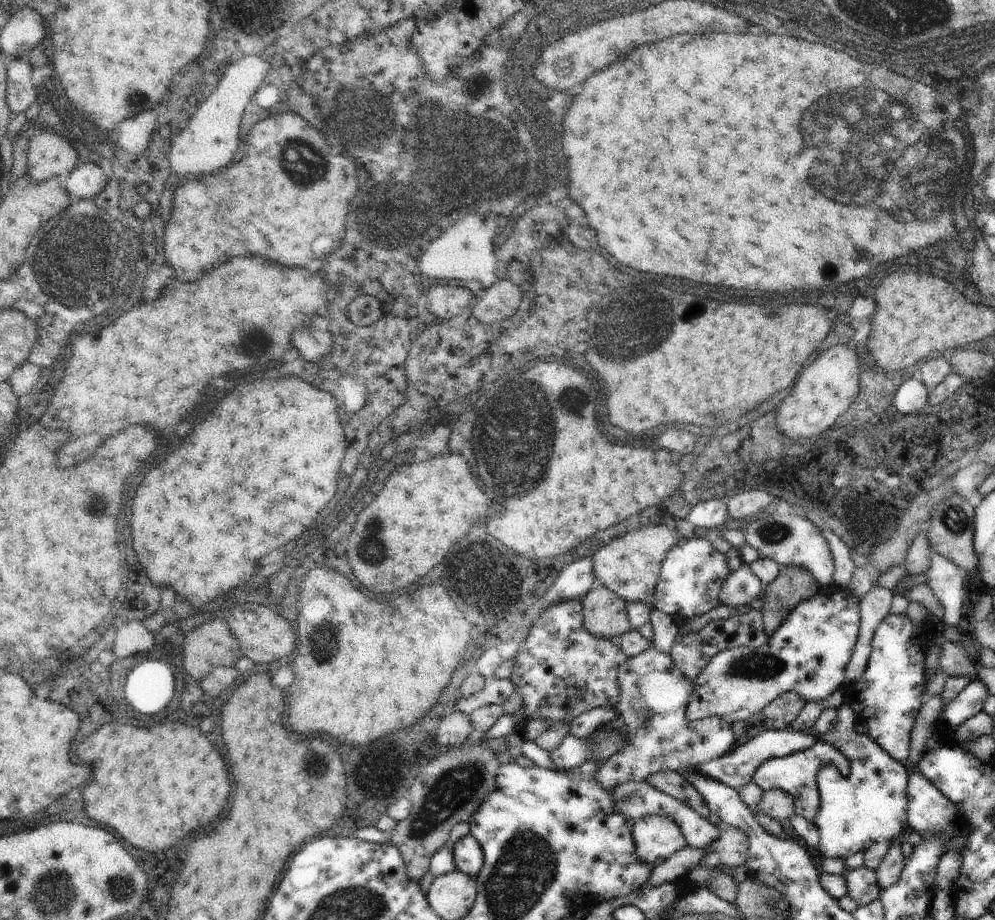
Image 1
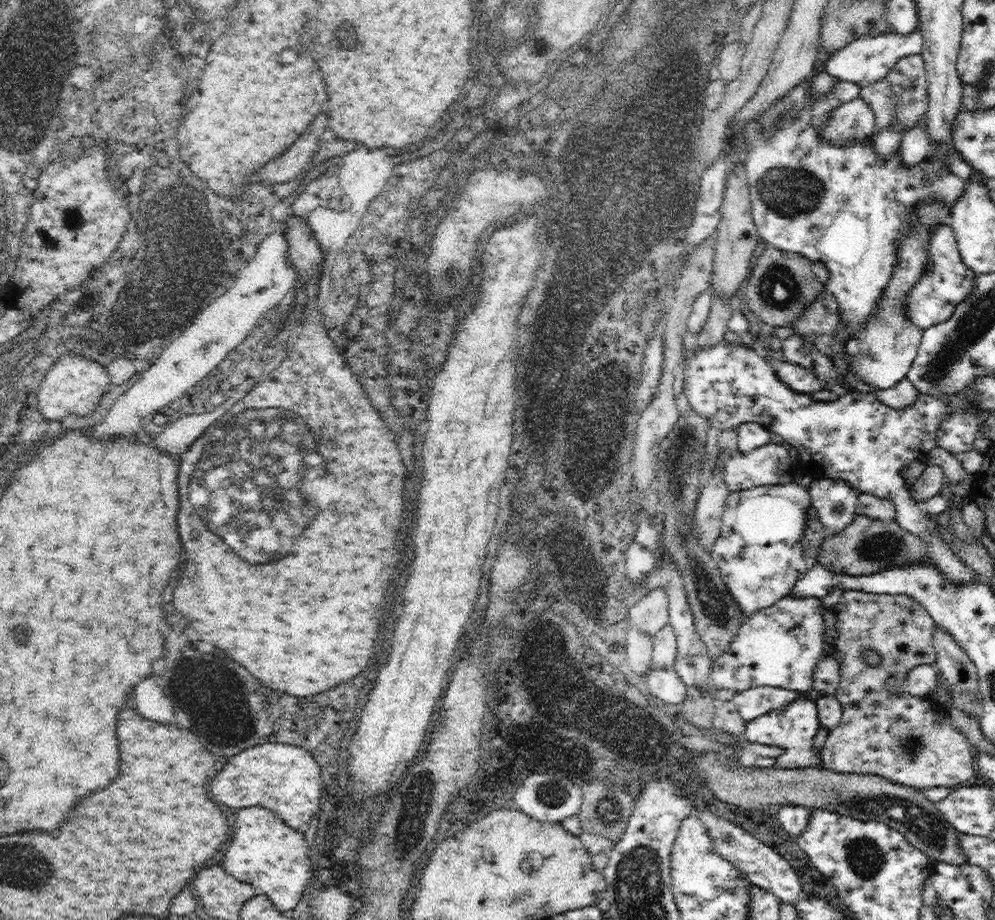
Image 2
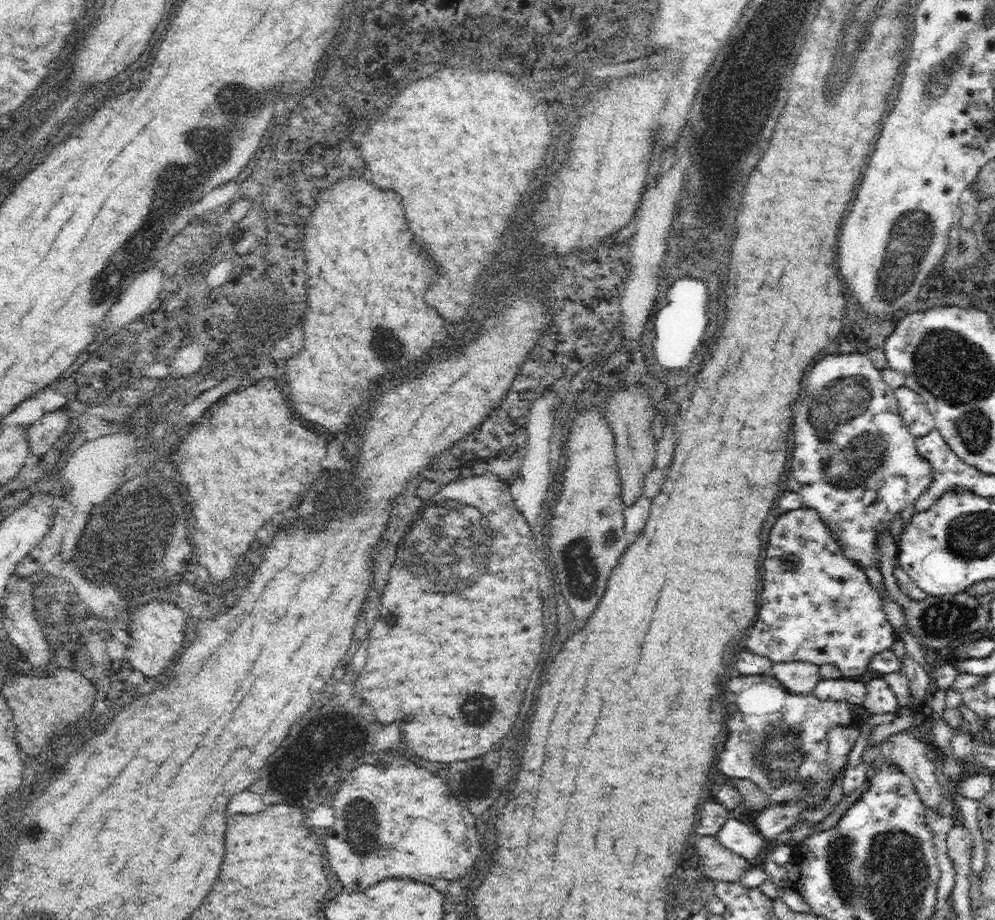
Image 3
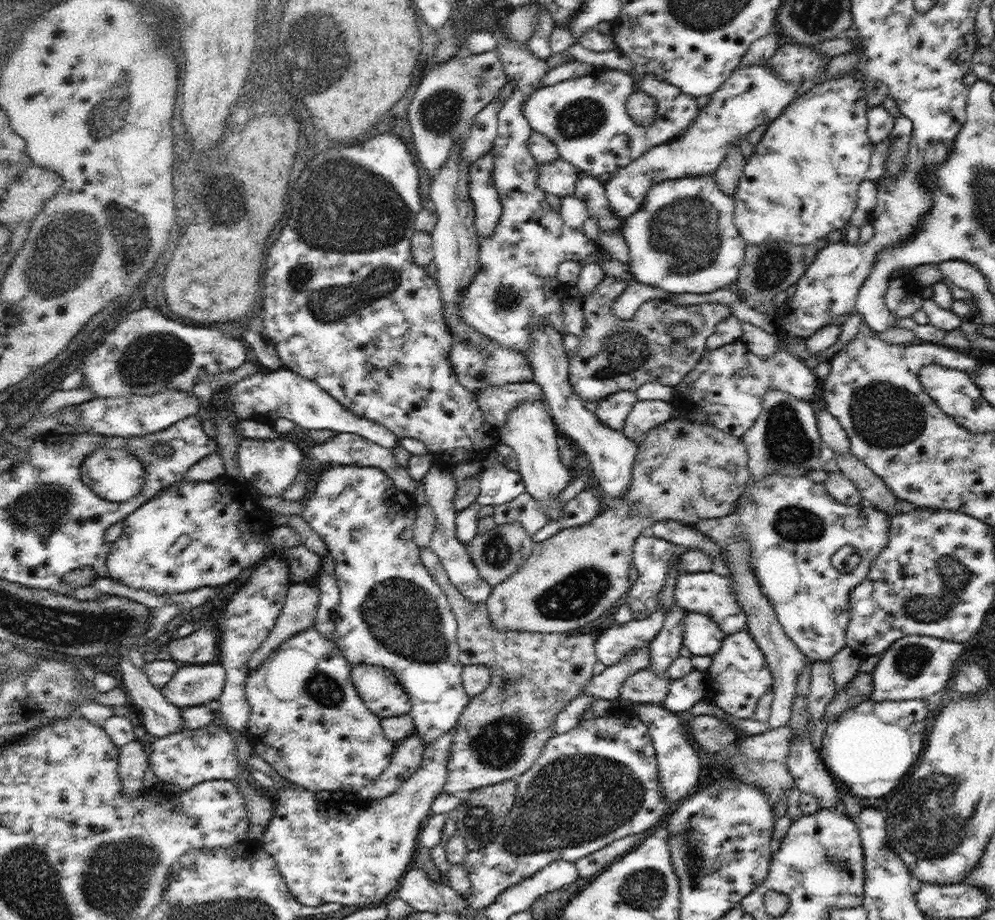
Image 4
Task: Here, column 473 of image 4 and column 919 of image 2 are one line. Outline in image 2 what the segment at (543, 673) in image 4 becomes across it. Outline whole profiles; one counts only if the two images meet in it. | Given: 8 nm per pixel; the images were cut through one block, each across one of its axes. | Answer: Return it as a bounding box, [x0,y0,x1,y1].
[820,590,976,790]

